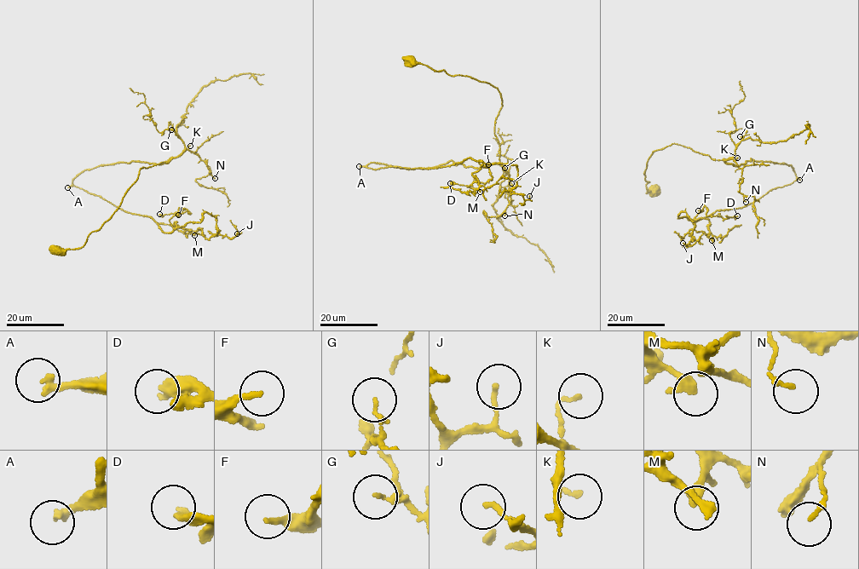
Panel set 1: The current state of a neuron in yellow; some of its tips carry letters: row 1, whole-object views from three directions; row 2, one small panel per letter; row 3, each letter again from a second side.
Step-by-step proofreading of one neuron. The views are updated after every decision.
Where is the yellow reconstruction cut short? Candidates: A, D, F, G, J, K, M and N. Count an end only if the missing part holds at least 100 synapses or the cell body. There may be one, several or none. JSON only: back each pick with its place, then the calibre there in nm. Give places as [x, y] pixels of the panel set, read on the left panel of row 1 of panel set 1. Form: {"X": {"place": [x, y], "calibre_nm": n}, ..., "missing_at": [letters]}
{"A": {"place": [67, 187], "calibre_nm": 240}, "missing_at": ["A"]}

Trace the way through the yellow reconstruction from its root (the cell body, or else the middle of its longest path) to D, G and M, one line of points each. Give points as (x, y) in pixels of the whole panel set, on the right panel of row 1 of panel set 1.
D: (655, 192), (648, 159), (674, 143), (737, 166), (791, 164), (790, 183), (693, 223), (704, 206), (737, 215)
G: (655, 192), (645, 193), (649, 181), (643, 173), (654, 152), (674, 143), (723, 161), (735, 156), (740, 136)
M: (655, 192), (648, 159), (674, 143), (737, 166), (791, 164), (790, 183), (693, 220), (709, 220), (711, 240)

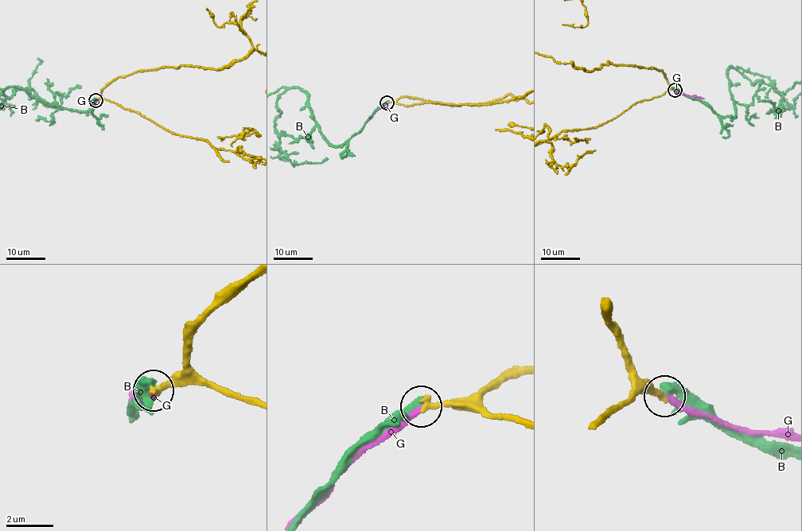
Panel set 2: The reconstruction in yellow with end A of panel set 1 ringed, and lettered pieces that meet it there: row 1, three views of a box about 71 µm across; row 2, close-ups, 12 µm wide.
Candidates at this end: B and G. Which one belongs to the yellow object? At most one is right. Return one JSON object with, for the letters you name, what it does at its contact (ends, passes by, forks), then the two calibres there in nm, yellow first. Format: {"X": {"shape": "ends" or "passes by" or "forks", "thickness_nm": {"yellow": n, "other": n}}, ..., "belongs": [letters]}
{"G": {"shape": "ends", "thickness_nm": {"yellow": 260, "other": 260}}, "belongs": ["G"]}

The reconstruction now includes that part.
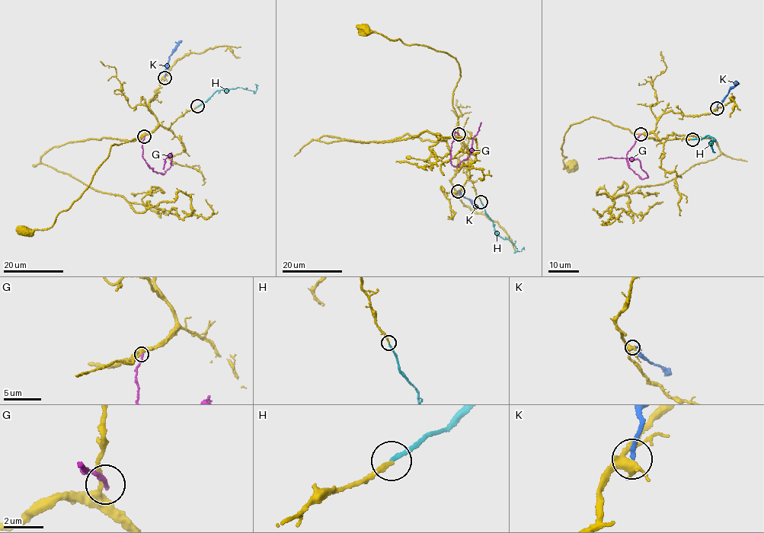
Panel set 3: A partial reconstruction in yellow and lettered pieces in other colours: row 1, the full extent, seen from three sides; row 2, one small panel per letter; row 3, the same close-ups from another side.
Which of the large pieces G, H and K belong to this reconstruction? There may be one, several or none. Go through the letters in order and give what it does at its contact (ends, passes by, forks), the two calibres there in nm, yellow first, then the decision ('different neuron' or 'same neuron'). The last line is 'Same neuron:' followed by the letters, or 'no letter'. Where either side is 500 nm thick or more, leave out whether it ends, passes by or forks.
G: it ends; calibres 240 and 190 nm; different neuron
H: it ends; calibres 180 and 160 nm; same neuron
K: it ends; calibres 360 and 200 nm; different neuron
Same neuron: H

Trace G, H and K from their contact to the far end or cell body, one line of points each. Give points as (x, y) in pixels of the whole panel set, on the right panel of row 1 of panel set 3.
G: (640, 134), (626, 155), (627, 160), (635, 173), (646, 178), (647, 173), (637, 160), (598, 159)
H: (692, 139), (701, 139), (707, 135), (712, 137), (714, 140), (711, 142), (713, 151), (710, 142)
K: (717, 107), (738, 84)

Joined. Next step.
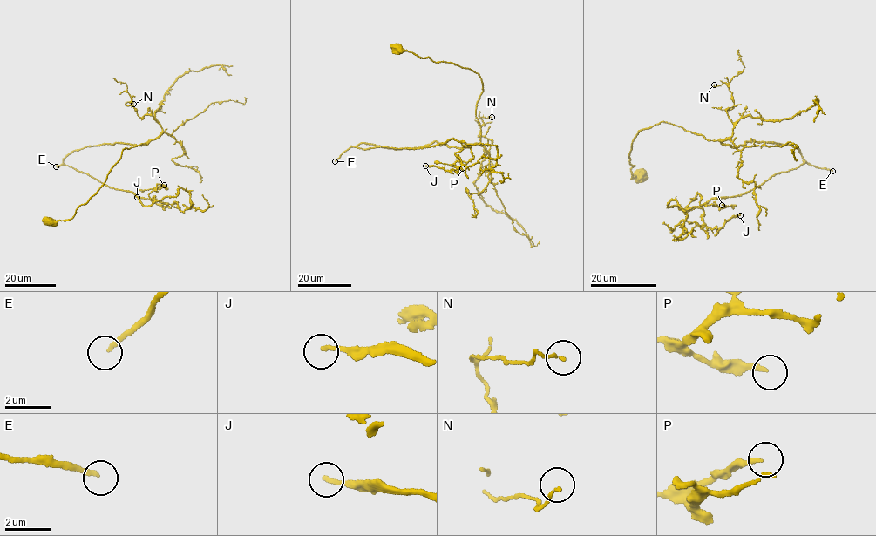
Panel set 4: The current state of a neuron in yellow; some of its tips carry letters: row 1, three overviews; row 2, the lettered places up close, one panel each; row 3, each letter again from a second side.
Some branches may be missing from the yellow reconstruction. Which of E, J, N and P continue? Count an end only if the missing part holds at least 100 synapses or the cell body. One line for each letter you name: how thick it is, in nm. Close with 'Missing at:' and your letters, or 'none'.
E: 190 nm
Missing at: E

